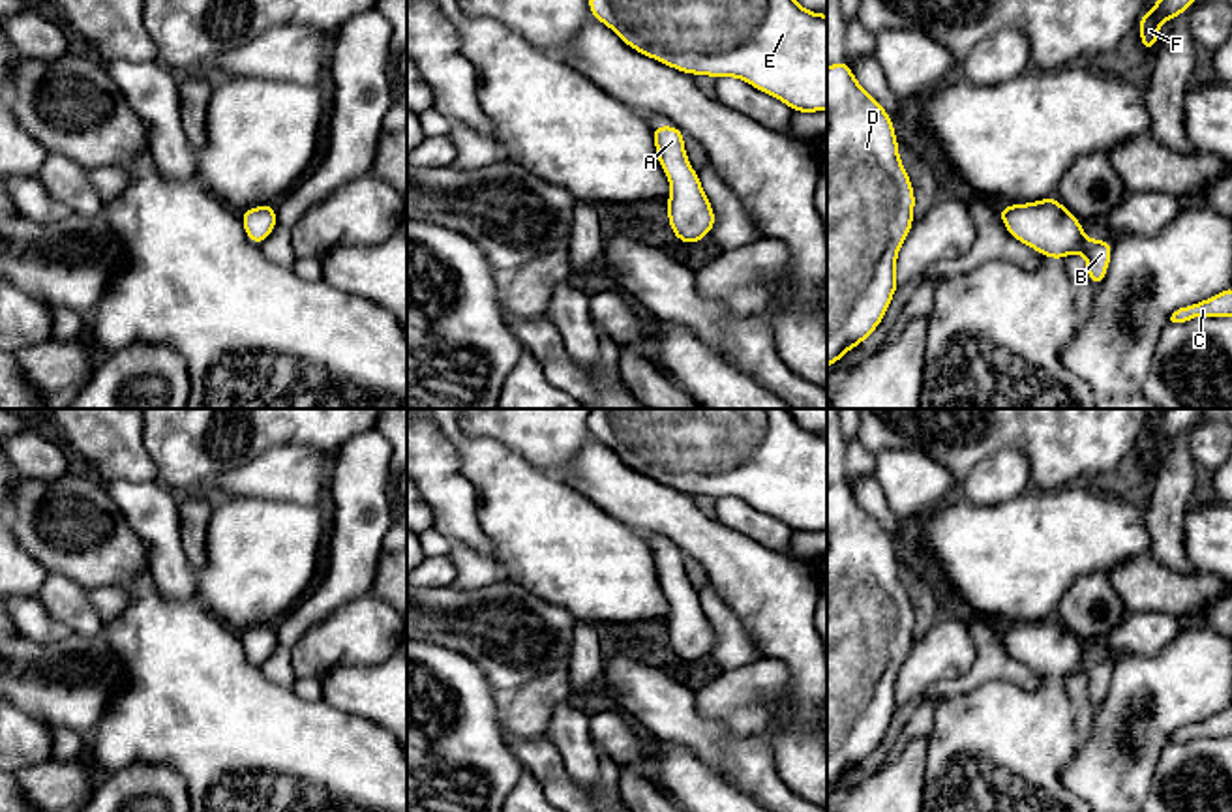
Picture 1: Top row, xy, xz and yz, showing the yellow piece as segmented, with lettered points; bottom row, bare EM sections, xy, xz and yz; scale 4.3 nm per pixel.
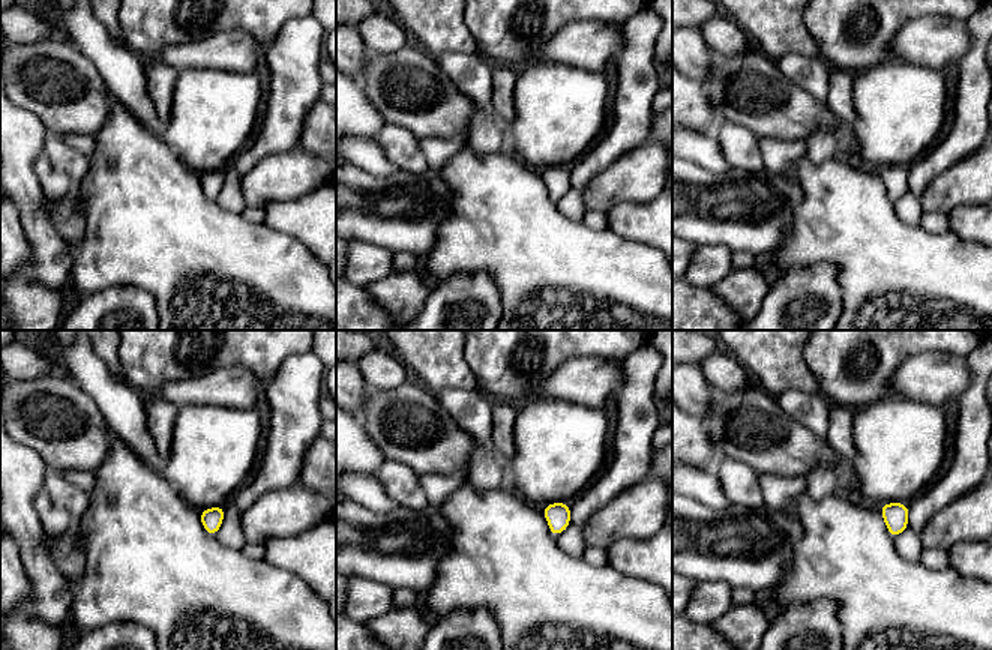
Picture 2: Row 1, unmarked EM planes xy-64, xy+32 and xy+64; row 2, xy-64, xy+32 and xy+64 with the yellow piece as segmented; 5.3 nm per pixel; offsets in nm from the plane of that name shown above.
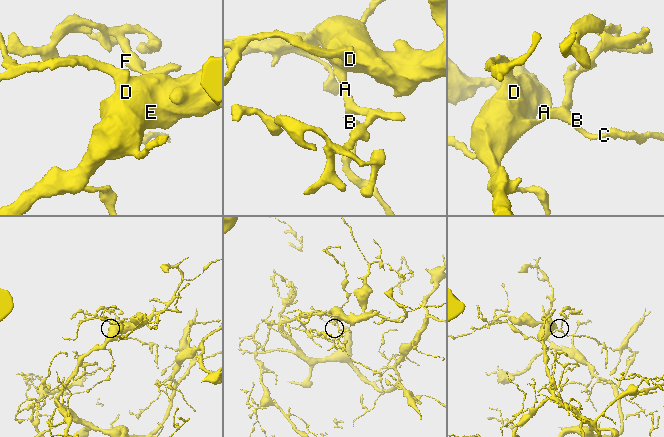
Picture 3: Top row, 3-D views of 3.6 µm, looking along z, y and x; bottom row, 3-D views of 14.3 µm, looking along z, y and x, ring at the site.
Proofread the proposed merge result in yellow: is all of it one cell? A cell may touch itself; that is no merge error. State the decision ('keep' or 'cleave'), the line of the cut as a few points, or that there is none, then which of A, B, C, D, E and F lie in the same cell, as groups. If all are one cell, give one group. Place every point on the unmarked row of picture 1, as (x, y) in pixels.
keep | no cut | A B C D E F

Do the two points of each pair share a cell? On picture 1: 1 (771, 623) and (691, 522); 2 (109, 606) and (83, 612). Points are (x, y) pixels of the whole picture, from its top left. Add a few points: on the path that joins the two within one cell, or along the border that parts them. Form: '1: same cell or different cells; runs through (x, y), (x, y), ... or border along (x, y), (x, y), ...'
1: same cell; runs through (767, 599), (715, 546)
2: different cells; border along (87, 591), (92, 608), (104, 621)

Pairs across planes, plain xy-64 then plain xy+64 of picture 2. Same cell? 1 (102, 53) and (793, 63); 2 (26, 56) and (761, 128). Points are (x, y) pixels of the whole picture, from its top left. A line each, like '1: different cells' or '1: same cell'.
1: same cell
2: same cell

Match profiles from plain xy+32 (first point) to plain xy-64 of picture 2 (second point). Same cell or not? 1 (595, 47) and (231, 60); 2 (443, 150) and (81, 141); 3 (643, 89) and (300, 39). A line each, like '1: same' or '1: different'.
1: same
2: same
3: same

